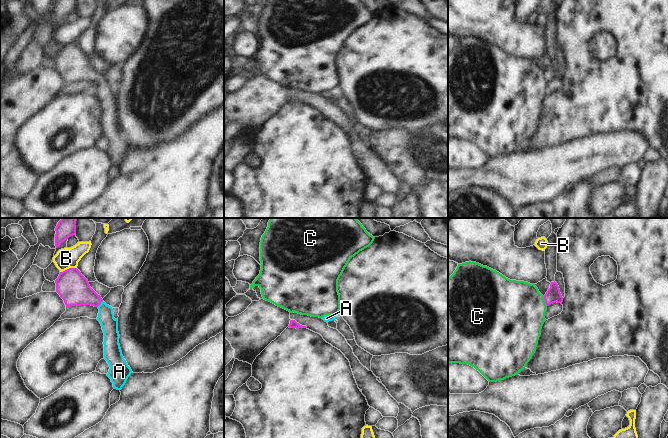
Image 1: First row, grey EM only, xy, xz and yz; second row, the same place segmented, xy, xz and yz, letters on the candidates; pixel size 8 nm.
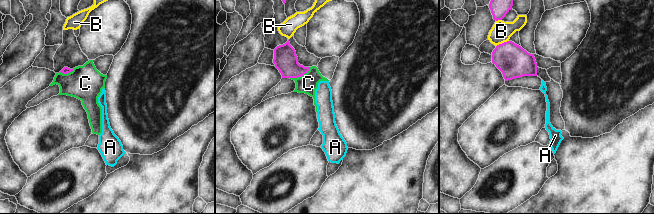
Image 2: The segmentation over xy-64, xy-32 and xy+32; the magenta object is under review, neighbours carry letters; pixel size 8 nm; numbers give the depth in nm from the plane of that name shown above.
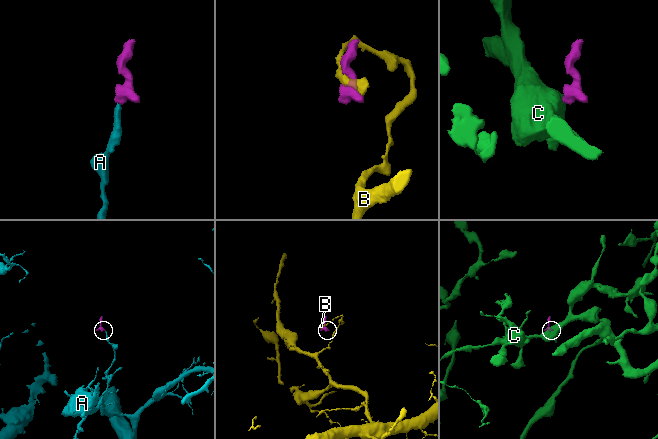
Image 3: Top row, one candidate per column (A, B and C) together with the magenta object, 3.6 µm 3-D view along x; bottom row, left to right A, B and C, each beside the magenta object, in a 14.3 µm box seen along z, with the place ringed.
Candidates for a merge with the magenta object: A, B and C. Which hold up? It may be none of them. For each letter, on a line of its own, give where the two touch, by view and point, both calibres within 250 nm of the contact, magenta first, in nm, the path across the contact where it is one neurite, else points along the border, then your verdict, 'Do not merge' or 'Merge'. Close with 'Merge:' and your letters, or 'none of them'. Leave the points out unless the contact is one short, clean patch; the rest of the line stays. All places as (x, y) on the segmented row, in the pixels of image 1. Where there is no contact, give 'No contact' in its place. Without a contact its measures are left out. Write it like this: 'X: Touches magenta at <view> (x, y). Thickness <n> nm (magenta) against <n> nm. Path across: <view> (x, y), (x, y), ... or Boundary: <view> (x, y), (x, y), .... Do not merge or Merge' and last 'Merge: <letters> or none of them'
A: Touches magenta at xy (100, 303). Thickness 240 nm (magenta) against 130 nm. Path across: xy (73, 288), (100, 303), (109, 324). Merge
B: Touches magenta at xy (68, 269). Thickness 240 nm (magenta) against 170 nm. Do not merge
C: Touches magenta at yz (545, 301). Thickness 120 nm (magenta) against 460 nm. Boundary: yz (543, 296), (544, 302), (547, 305). Do not merge
Merge: A.

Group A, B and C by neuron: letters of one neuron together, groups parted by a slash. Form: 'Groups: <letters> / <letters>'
Groups: A / B / C.

